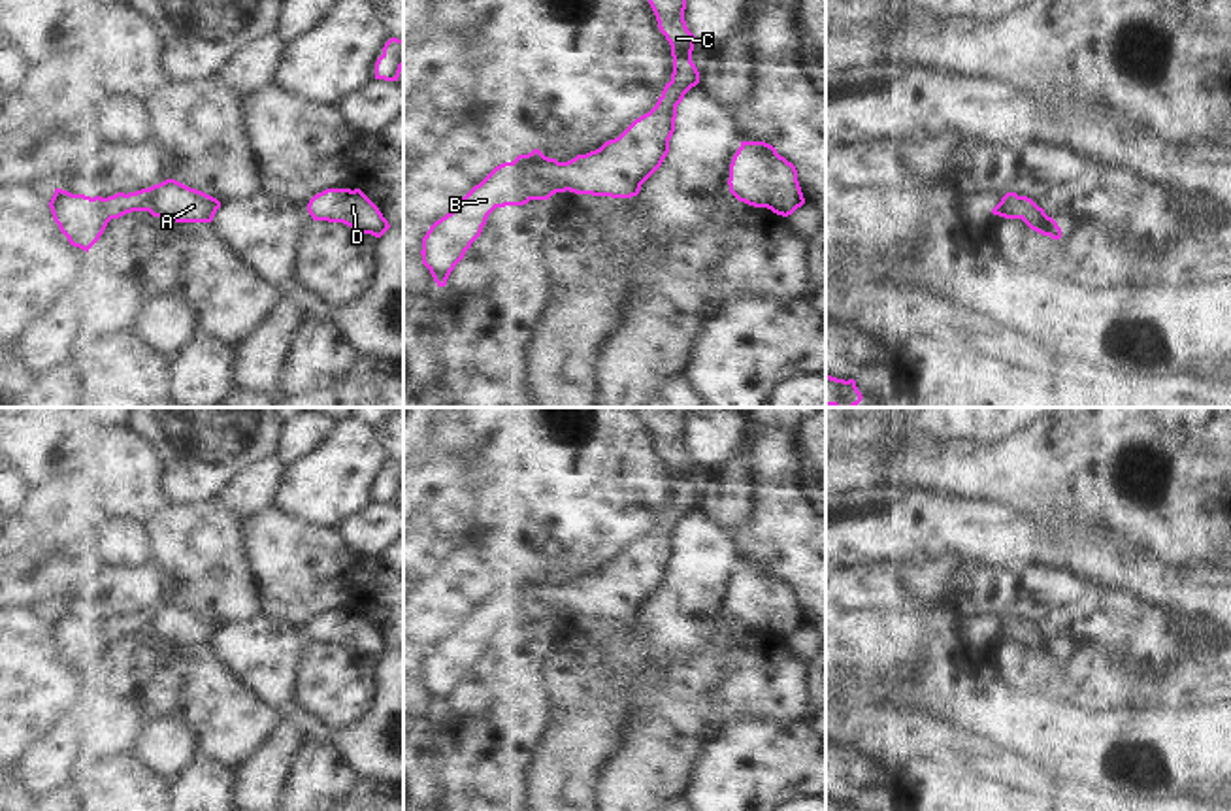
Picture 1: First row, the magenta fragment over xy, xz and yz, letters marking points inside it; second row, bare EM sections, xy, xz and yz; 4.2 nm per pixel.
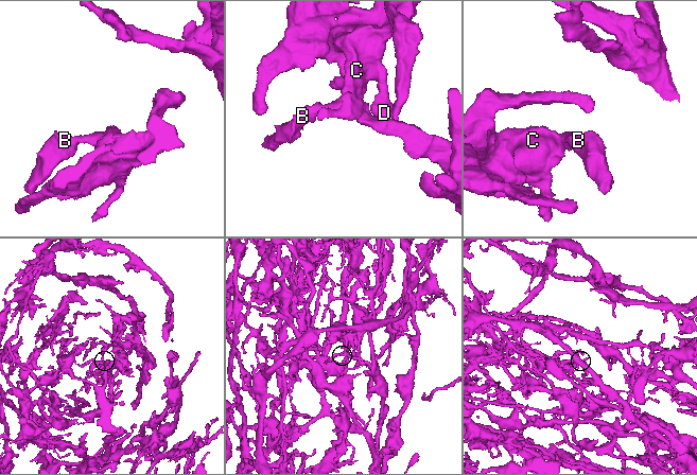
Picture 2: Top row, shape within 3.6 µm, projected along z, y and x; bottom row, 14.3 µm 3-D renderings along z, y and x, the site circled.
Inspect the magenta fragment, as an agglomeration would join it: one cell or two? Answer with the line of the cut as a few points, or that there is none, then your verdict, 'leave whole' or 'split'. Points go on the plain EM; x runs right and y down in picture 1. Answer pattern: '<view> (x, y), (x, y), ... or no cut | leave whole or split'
no cut | leave whole

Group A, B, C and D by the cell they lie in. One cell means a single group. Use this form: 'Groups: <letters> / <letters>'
Groups: A B C D

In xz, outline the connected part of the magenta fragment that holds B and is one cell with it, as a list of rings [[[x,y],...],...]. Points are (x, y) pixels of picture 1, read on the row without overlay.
[[[633,407],[650,426],[660,455],[671,468],[673,496],[665,505],[656,528],[635,541],[618,560],[605,564],[599,571],[577,577],[567,585],[545,579],[539,571],[518,577],[513,585],[496,588],[475,607],[460,626],[435,643],[422,660],[422,687],[430,692],[437,709],[445,709],[454,688],[464,681],[471,666],[481,658],[488,637],[496,630],[524,628],[530,622],[549,622],[556,615],[575,615],[611,621],[637,619],[641,607],[662,588],[669,575],[669,562],[675,554],[677,528],[684,517],[699,505],[699,494],[692,485],[696,458],[688,453],[684,432],[694,407]]]

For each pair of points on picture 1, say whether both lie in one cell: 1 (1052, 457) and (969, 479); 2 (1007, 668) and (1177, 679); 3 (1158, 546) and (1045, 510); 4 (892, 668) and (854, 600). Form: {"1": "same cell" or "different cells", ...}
{"1": "different cells", "2": "same cell", "3": "same cell", "4": "same cell"}

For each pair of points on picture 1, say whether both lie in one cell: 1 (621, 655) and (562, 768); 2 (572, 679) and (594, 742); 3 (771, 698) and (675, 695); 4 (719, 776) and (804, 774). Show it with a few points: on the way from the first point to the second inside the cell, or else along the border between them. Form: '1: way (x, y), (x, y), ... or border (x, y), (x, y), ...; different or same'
1: way (617, 683), (617, 695), (607, 713), (587, 740); same
2: border (596, 670), (602, 687), (590, 698), (557, 706); different
3: border (730, 655), (738, 670), (709, 700), (707, 736); different
4: way (739, 776), (783, 774); same

